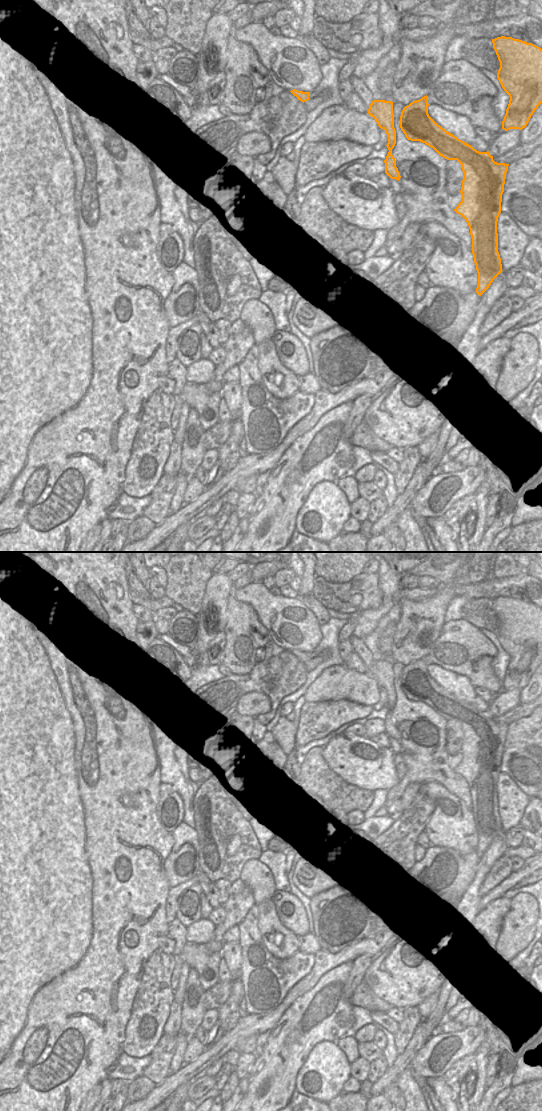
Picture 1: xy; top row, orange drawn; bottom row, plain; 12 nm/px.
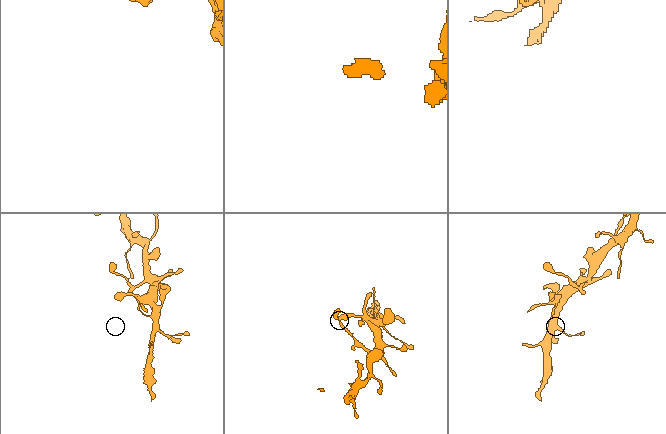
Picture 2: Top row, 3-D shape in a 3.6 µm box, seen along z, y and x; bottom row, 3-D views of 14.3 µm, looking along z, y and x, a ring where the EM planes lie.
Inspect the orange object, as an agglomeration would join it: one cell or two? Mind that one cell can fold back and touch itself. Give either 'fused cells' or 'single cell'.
single cell

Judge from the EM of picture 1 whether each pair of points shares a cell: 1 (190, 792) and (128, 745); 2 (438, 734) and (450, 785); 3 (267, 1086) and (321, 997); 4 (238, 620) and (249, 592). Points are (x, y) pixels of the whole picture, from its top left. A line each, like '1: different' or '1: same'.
1: different
2: different
3: same
4: different

